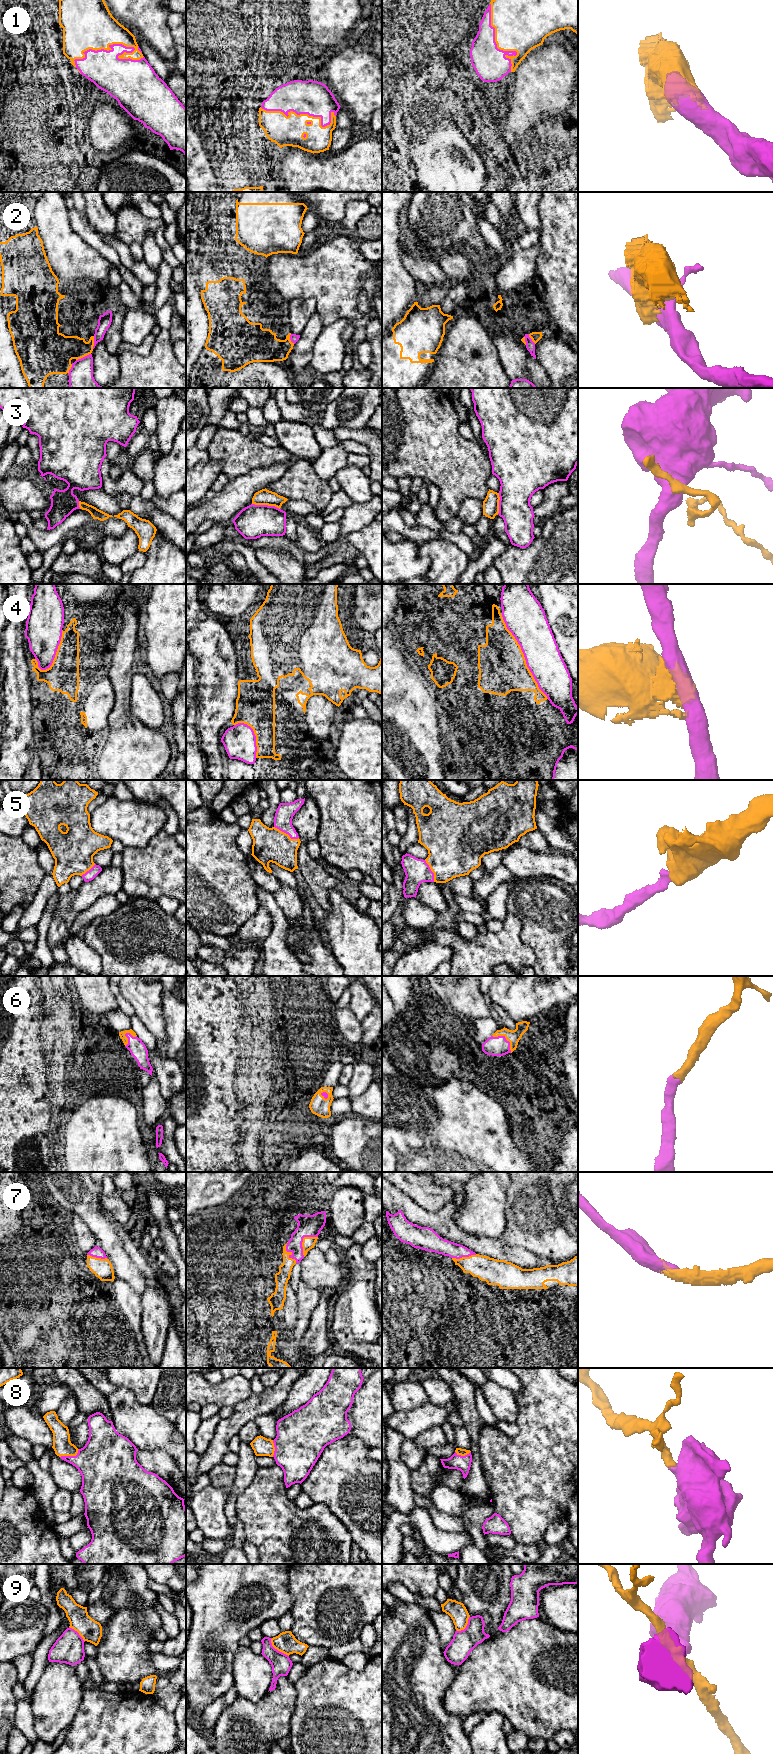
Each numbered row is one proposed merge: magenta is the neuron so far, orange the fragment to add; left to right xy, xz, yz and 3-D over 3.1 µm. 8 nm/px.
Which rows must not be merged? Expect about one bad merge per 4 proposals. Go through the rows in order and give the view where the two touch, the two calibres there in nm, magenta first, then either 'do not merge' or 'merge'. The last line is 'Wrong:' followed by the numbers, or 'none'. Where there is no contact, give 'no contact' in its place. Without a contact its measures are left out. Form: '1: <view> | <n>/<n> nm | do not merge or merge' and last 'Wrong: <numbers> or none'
1: xy | 280/340 nm | merge
2: xy | 220/320 nm | do not merge
3: xz | 260/130 nm | do not merge
4: yz | 300/380 nm | do not merge
5: xz | 150/280 nm | merge
6: yz | 160/100 nm | merge
7: xz | 180/100 nm | merge
8: xy | 380/150 nm | merge
9: xz | 160/170 nm | do not merge
Wrong: 2, 3, 4, 9

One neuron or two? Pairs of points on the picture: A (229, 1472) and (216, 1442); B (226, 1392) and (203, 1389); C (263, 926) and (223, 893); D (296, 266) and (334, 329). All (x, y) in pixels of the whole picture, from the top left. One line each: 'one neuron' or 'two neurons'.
A: two neurons
B: one neuron
C: two neurons
D: two neurons

